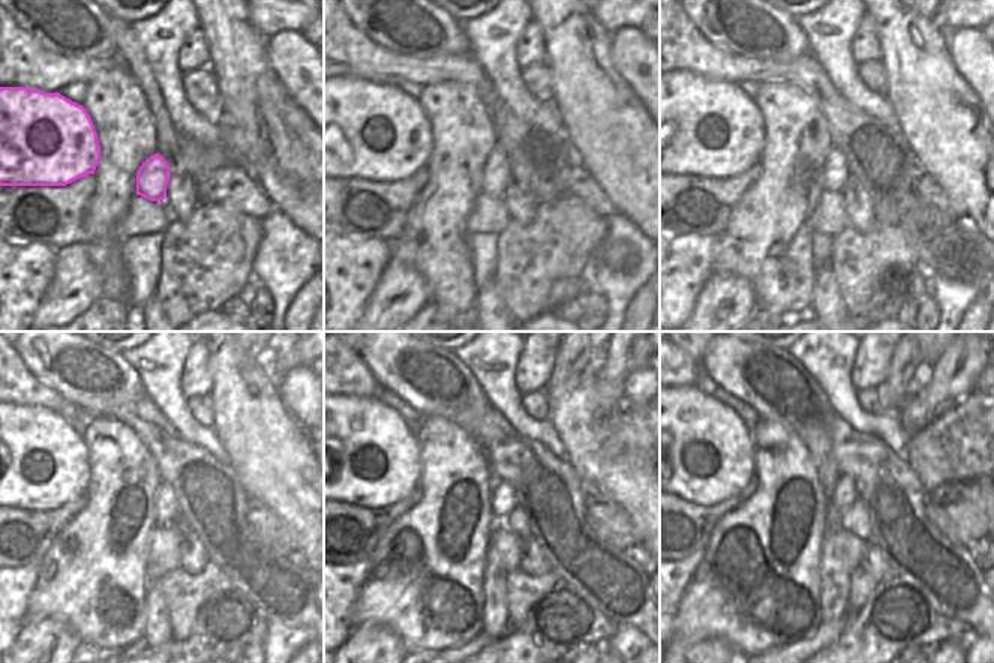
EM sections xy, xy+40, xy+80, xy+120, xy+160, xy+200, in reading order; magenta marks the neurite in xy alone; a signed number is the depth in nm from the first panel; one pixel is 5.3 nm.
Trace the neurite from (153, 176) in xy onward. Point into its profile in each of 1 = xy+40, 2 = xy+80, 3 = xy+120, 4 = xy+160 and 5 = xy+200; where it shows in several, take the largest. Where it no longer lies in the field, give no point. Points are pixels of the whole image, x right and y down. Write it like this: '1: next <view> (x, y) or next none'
1: next xy+40 (495, 176)
2: next xy+80 (832, 174)
3: next xy+120 (162, 510)
4: next xy+160 (498, 507)
5: next xy+200 (835, 500)

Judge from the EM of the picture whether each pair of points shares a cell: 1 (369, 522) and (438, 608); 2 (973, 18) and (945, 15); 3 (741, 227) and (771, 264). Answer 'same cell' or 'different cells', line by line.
1: different cells
2: same cell
3: same cell

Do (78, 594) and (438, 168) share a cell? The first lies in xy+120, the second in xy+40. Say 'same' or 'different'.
same

